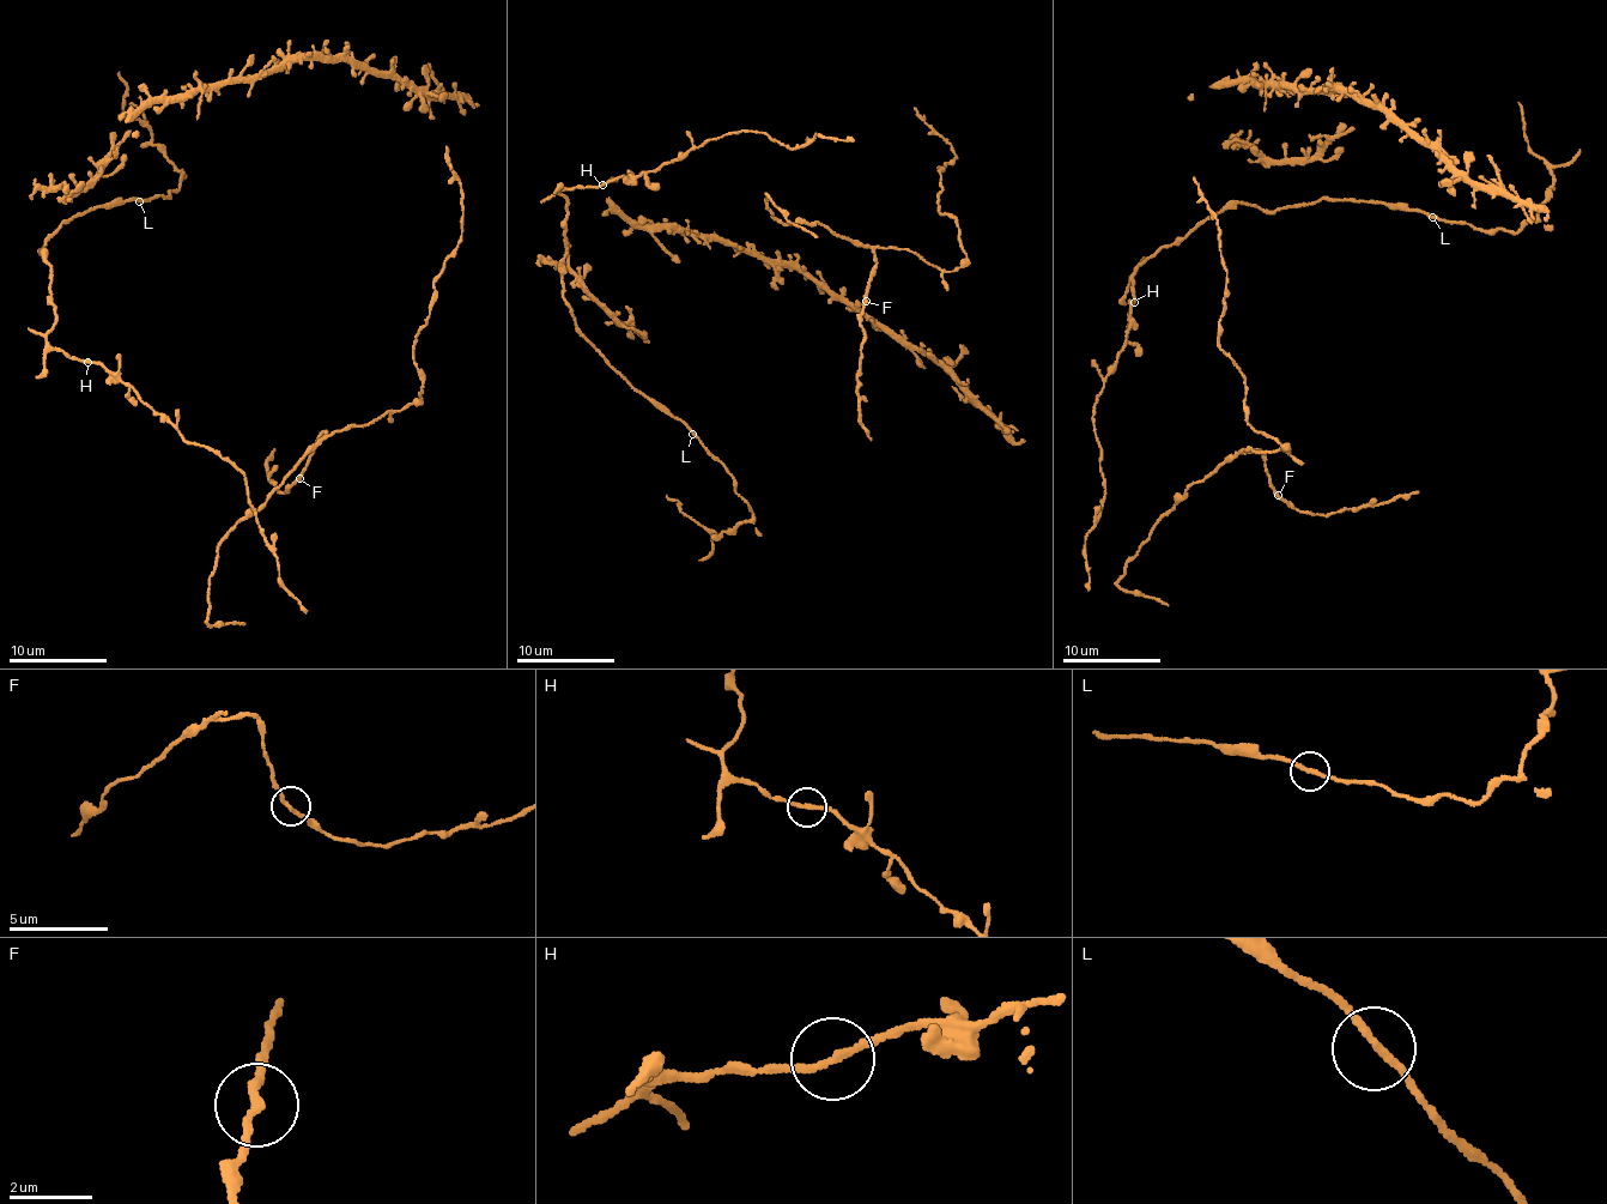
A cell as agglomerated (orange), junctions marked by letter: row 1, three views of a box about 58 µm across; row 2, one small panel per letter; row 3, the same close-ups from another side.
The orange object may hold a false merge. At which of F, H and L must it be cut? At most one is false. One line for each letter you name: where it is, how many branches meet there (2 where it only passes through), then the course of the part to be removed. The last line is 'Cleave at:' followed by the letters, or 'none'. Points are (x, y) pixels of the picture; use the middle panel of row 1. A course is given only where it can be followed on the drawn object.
Cleave at: none

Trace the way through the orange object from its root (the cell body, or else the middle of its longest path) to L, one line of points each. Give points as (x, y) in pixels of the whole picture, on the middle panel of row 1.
L: (605, 185), (558, 191), (568, 201), (563, 298), (576, 331), (600, 356), (692, 434)

